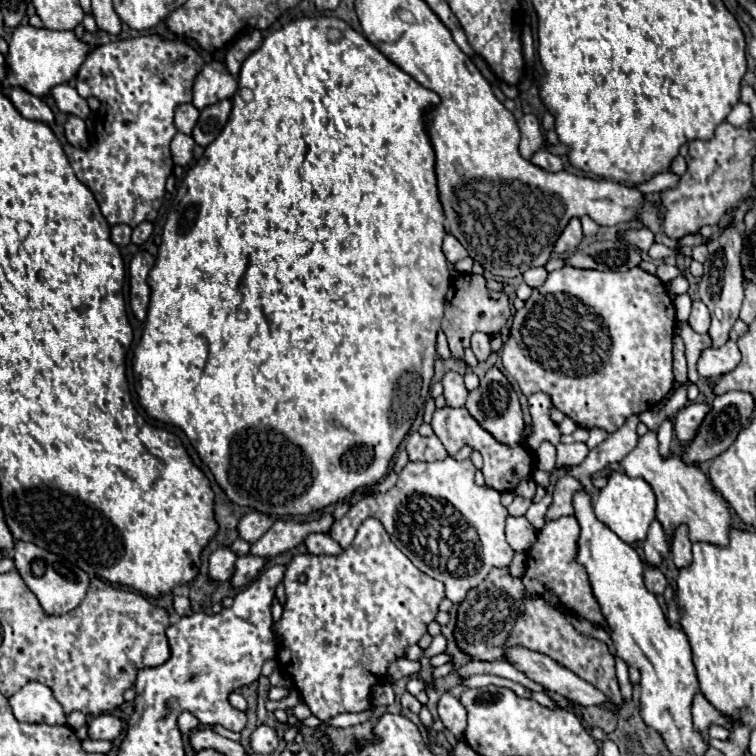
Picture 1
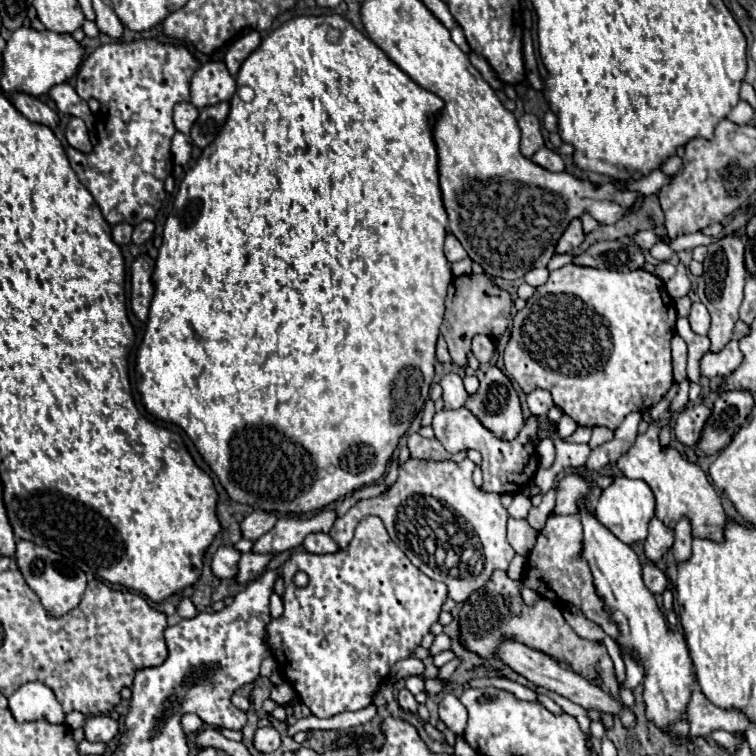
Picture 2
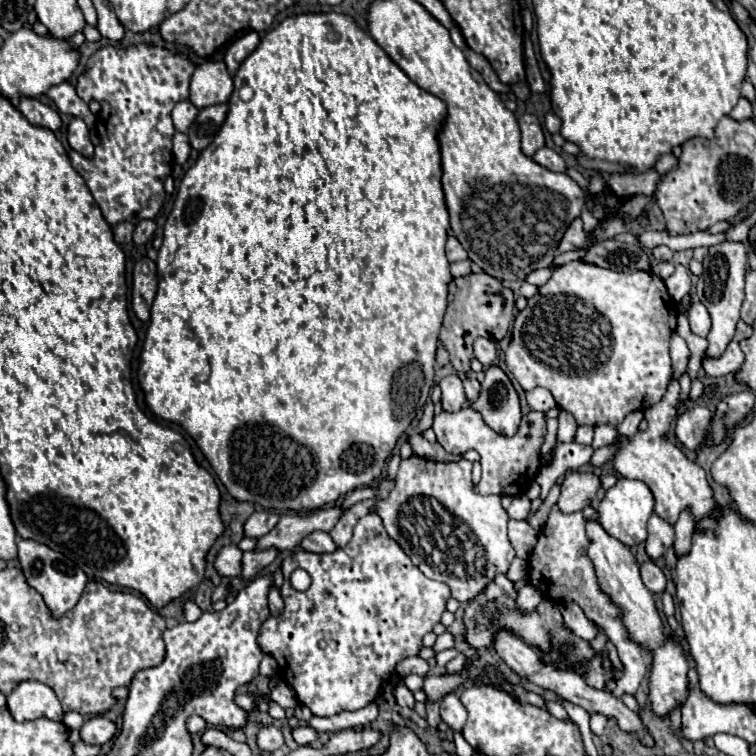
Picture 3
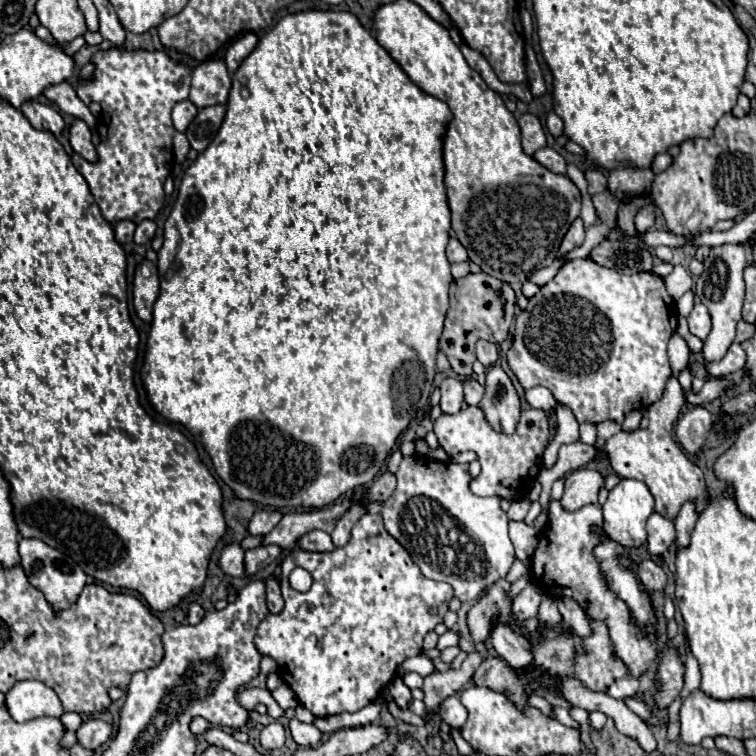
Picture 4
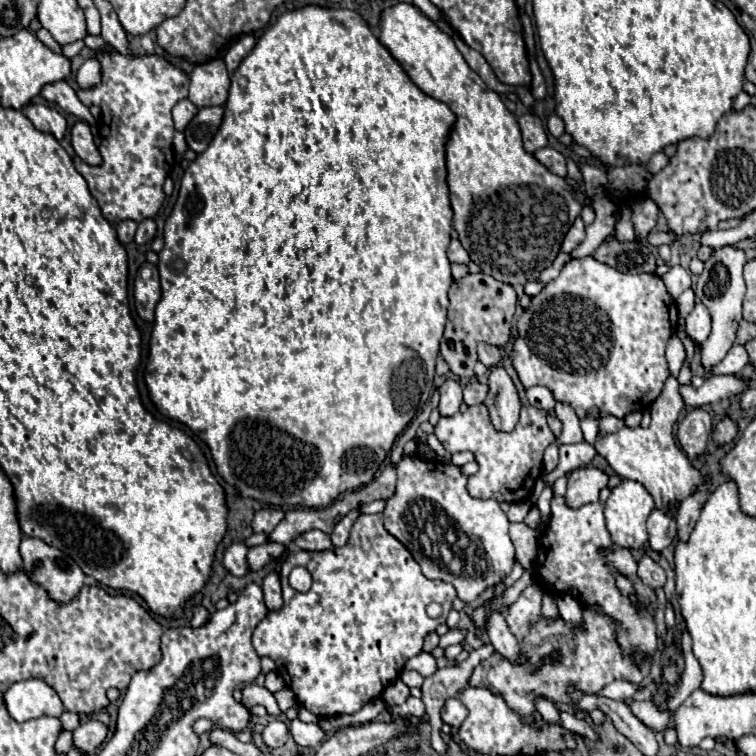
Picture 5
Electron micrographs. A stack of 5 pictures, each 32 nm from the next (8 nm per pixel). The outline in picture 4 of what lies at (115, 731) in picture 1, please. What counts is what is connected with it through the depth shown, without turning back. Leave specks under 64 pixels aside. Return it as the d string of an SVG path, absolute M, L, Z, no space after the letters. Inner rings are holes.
M86 720L76 730L76 738L78 738L80 746L84 746L88 750L96 750L110 738L110 732L112 732L110 724L102 722L102 720Z

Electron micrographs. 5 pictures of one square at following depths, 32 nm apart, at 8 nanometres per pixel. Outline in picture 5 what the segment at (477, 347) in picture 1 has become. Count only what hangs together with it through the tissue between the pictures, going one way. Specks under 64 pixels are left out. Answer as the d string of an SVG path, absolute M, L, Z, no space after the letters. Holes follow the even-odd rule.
M480 344L478 348L478 358L486 368L494 368L500 364L502 360L502 352L496 346L488 346L488 344Z

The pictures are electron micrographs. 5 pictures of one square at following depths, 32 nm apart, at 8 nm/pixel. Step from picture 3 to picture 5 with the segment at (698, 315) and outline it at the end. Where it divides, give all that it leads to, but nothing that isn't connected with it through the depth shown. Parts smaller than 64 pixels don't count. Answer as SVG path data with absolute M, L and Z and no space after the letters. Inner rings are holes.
M698 302L686 318L686 332L696 344L704 344L710 336L710 310L702 302Z

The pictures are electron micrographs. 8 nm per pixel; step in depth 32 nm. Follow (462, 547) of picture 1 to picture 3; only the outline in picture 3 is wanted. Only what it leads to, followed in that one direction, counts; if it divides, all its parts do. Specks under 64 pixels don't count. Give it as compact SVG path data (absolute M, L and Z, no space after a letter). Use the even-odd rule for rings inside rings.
M410 456L400 464L392 496L388 496L388 500L364 500L354 504L340 516L330 536L338 548L344 548L352 538L356 522L376 508L386 532L402 546L422 574L448 584L452 598L458 602L470 602L498 574L506 574L516 556L508 540L508 514L500 506L500 496L474 494L470 472L472 462L466 460L436 462Z

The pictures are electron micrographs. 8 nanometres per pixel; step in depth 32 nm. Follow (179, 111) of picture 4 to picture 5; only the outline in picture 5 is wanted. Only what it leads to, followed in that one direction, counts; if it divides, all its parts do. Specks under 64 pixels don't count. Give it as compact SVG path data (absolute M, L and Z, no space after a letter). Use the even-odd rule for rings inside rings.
M188 98L180 100L180 102L174 106L174 110L172 110L174 128L176 128L176 130L184 130L184 128L188 126L188 122L194 118L196 112L198 112L198 108L196 108Z

